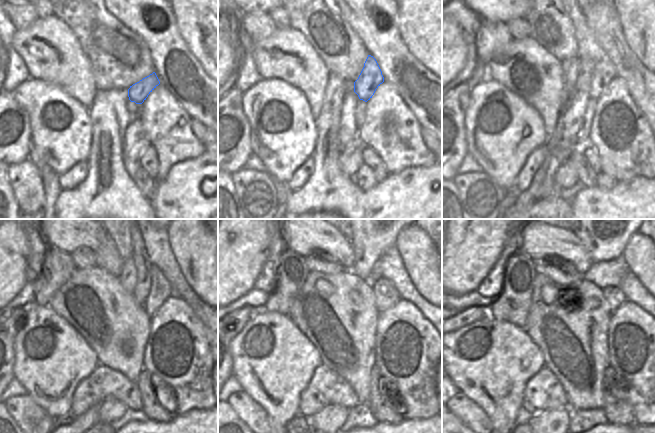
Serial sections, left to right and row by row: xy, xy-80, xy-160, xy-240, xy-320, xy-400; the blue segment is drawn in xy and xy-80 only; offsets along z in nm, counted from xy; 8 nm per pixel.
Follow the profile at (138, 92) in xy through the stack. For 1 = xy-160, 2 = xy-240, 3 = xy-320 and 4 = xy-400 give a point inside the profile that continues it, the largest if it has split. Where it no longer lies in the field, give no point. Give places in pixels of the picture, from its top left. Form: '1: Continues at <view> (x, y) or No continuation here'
1: Continues at xy-160 (604, 71)
2: Continues at xy-240 (161, 290)
3: Continues at xy-320 (386, 295)
4: Continues at xy-400 (615, 298).

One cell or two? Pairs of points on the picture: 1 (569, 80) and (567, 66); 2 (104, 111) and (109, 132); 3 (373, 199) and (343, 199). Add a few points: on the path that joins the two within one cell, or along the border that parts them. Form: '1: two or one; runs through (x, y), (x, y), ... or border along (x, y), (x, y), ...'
1: one; runs through (569, 77), (569, 69)
2: one; runs through (104, 116), (105, 127)
3: two; border along (361, 192), (361, 206), (363, 208)

